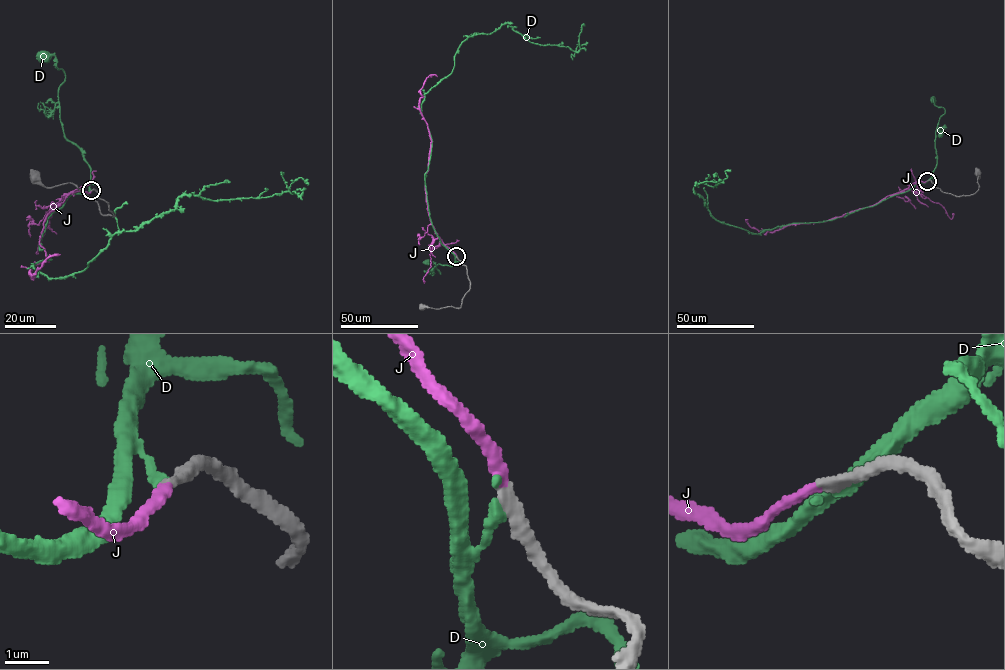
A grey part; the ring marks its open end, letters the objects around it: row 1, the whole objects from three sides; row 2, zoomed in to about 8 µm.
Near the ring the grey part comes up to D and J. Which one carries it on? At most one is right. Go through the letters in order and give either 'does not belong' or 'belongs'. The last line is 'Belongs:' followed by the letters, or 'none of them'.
D: does not belong
J: belongs
Belongs: J

